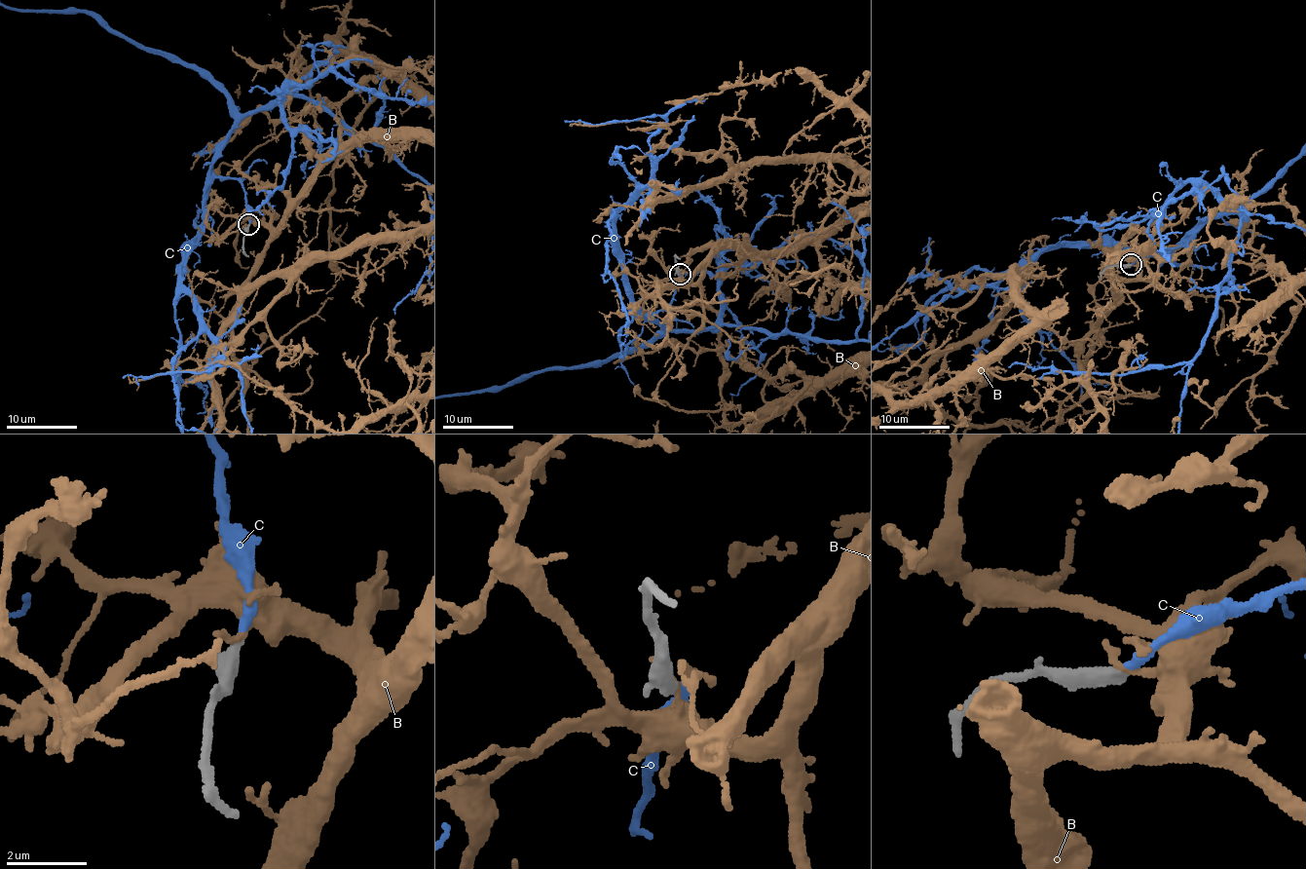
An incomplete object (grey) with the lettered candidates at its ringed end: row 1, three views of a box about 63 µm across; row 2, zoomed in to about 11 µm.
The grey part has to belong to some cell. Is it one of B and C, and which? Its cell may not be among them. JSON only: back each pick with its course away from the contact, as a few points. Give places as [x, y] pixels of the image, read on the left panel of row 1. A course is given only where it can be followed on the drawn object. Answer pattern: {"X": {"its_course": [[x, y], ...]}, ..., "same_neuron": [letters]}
{"same_neuron": ["C"]}

